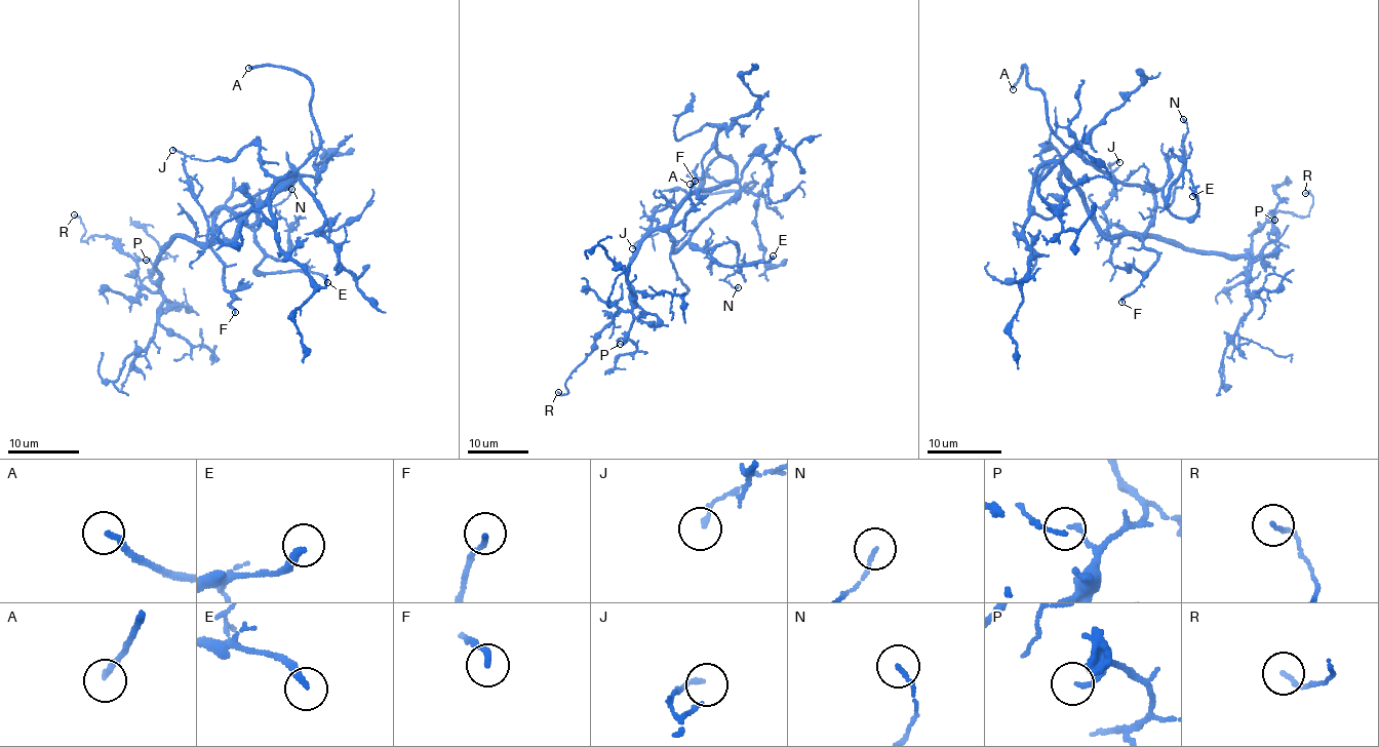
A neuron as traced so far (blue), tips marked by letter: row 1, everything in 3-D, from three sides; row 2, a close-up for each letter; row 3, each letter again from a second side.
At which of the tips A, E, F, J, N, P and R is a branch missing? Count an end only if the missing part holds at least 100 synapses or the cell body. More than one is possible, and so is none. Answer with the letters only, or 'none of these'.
A

